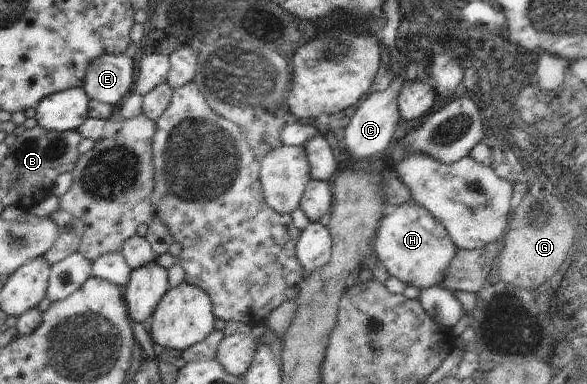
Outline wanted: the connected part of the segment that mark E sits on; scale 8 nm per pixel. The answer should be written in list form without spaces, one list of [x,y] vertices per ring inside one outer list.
[[[125,53],[104,54],[90,62],[82,88],[90,99],[115,106],[134,84],[132,58]]]

